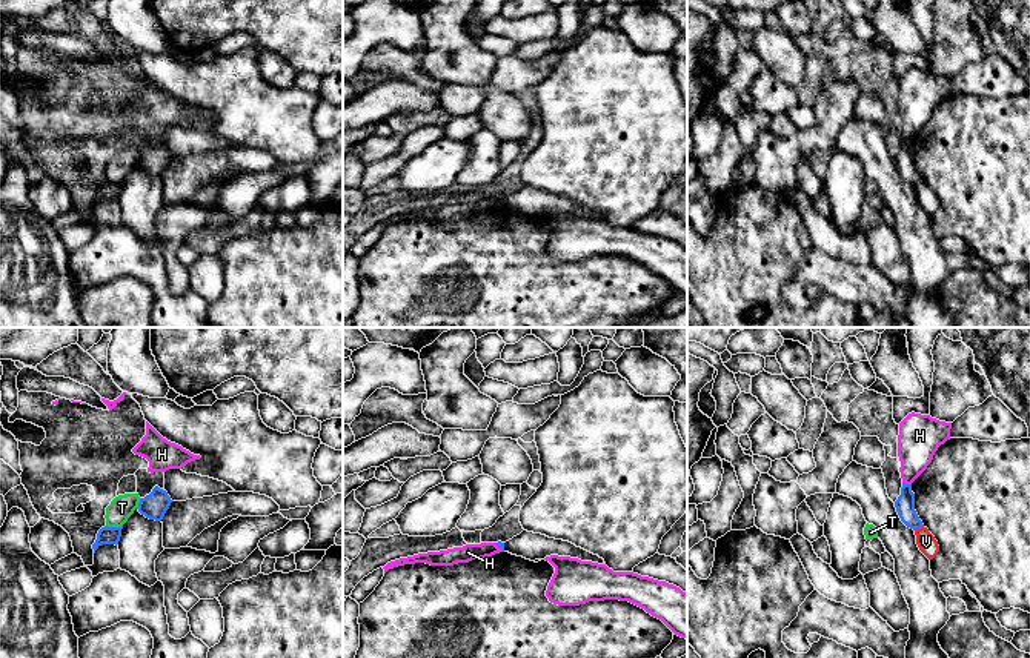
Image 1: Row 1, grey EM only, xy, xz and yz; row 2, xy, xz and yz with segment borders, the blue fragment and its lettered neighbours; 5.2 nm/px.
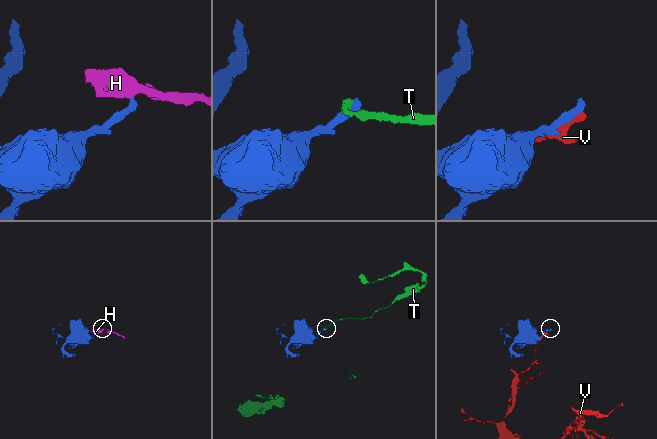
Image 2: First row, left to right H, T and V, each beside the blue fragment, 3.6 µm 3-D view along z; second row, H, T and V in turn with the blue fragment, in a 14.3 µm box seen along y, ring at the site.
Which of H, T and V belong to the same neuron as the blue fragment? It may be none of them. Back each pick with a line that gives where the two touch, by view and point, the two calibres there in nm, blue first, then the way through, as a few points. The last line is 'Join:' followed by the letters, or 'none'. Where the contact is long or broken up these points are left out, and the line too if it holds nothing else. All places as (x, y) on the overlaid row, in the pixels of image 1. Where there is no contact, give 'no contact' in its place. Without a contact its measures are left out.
Join: none

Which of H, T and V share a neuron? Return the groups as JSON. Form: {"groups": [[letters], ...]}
{"groups": [["H"], ["T"], ["V"]]}

